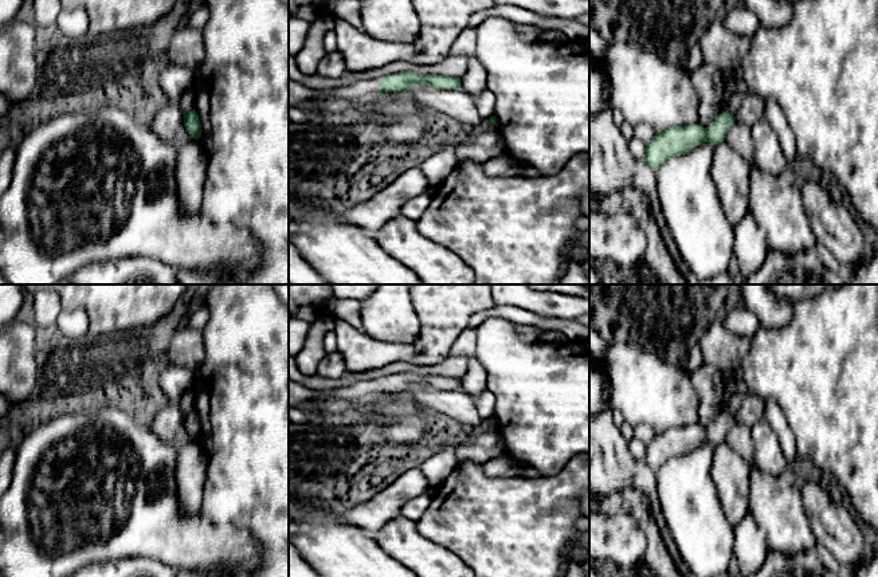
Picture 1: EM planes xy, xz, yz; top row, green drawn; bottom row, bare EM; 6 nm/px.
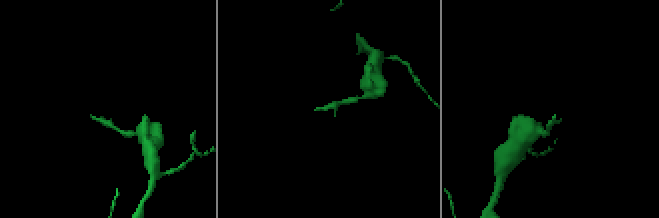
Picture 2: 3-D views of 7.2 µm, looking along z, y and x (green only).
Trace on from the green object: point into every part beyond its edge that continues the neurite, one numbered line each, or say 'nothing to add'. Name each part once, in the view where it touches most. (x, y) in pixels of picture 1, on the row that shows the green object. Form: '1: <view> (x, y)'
nothing to add

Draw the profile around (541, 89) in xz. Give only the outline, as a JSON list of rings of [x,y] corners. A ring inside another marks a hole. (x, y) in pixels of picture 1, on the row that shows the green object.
[[[489,16],[477,27],[475,56],[487,72],[486,89],[495,97],[494,115],[507,156],[546,176],[558,173],[575,154],[589,154],[589,40],[565,44],[526,42],[513,21]]]

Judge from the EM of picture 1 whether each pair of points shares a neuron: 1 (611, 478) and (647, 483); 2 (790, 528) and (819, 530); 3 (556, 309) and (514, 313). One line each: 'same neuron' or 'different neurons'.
1: same neuron
2: different neurons
3: different neurons

